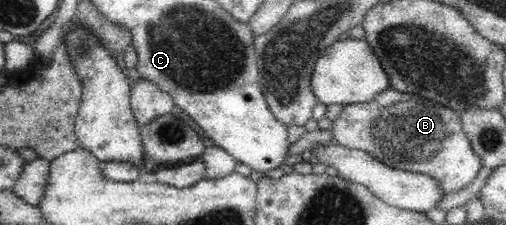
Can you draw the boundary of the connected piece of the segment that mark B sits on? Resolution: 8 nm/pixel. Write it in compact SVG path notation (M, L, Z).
M392 88L370 102L344 105L331 132L340 146L364 150L392 168L432 176L448 194L466 188L481 169L480 157L471 147L458 113Z

